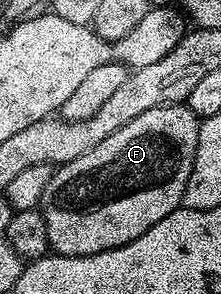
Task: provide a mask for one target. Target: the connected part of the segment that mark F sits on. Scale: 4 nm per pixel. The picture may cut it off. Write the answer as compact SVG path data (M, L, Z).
M185 104L152 108L148 112L144 112L144 116L136 116L136 120L132 120L132 124L124 124L124 128L120 128L120 132L112 132L112 136L108 136L108 140L100 140L100 144L96 144L96 148L92 148L92 152L84 152L84 156L76 156L76 160L61 163L48 180L48 188L44 188L44 196L40 203L40 209L44 216L44 228L48 228L51 251L55 255L92 256L96 252L120 248L124 244L136 240L136 236L144 236L144 232L148 232L148 228L152 228L152 224L160 224L160 220L164 220L164 216L179 209L182 206L182 197L186 191L196 156L199 125L200 119Z

